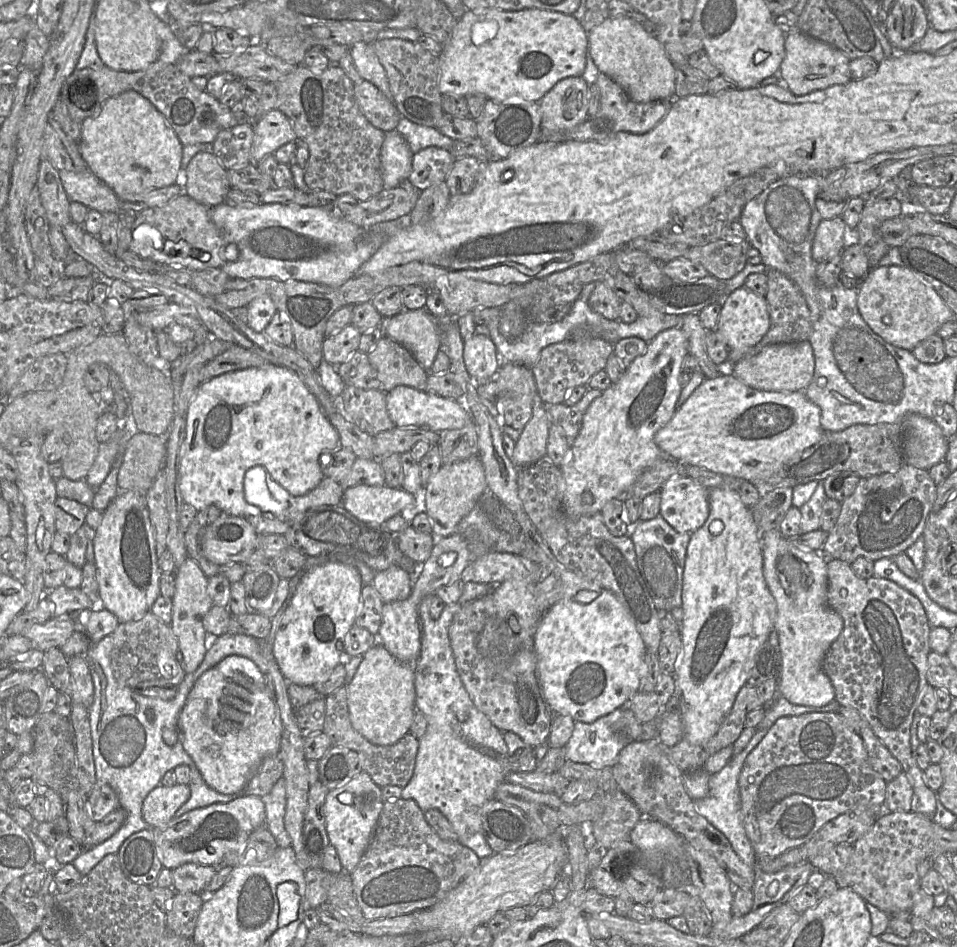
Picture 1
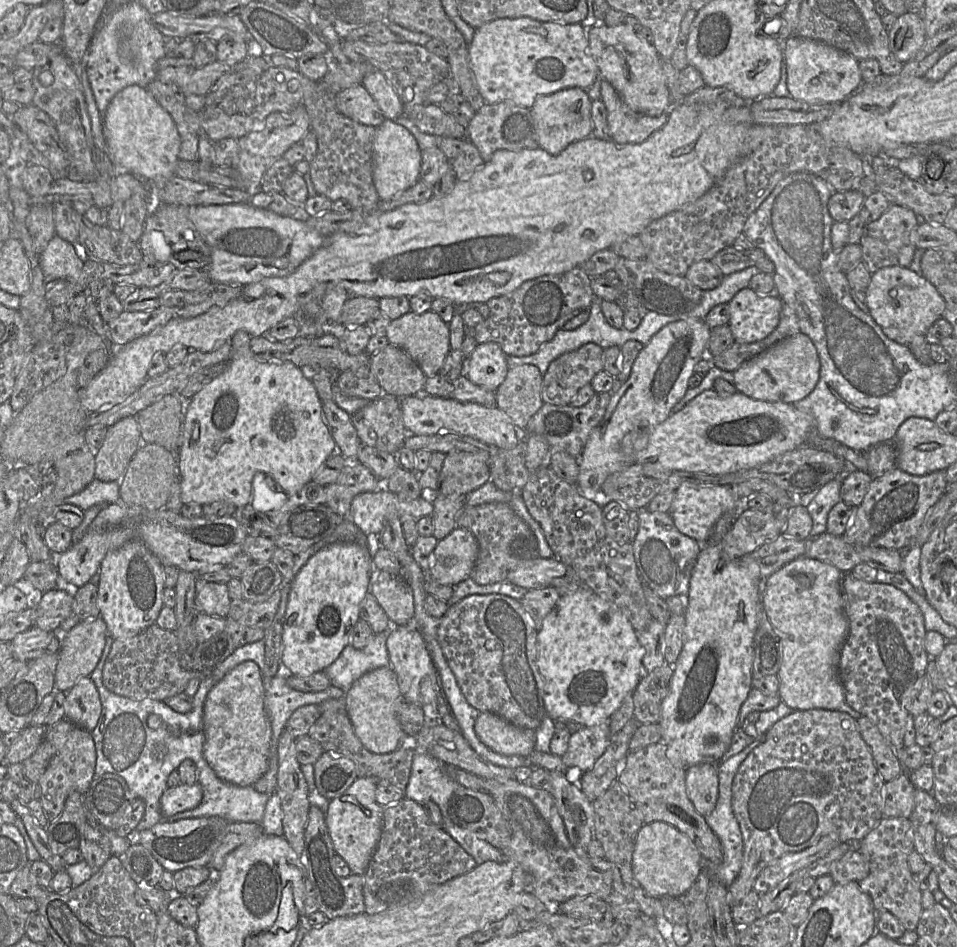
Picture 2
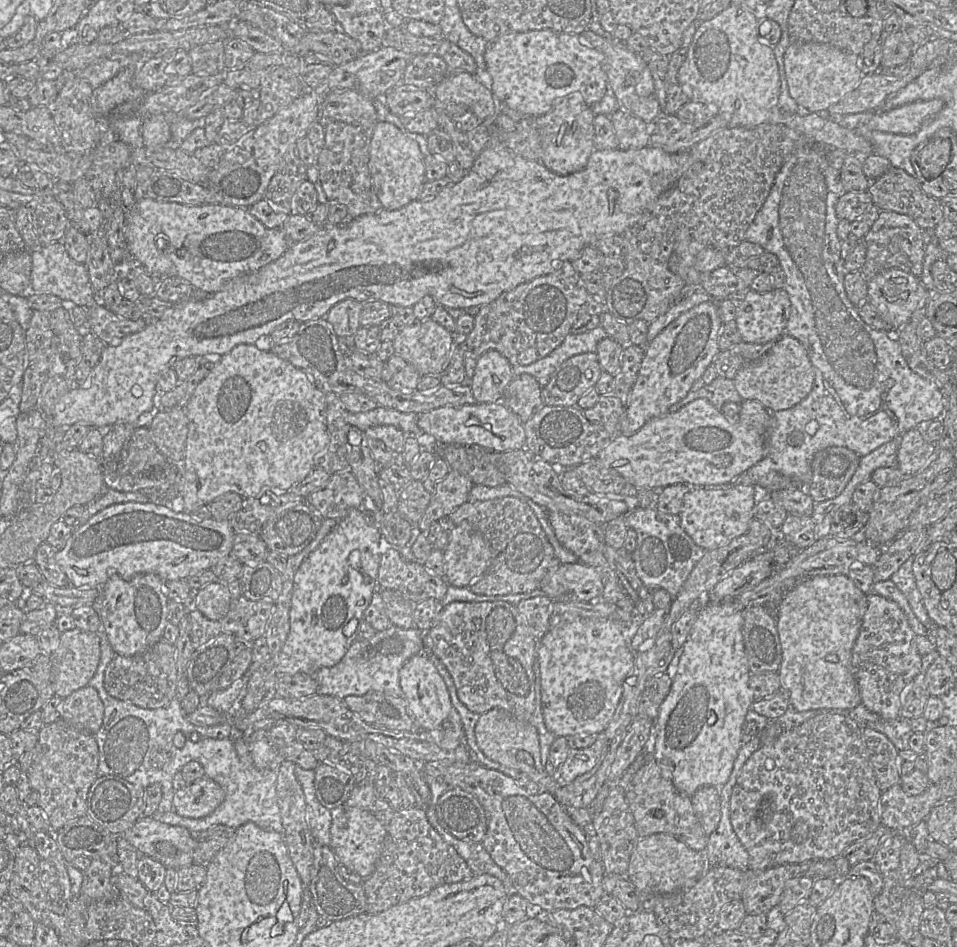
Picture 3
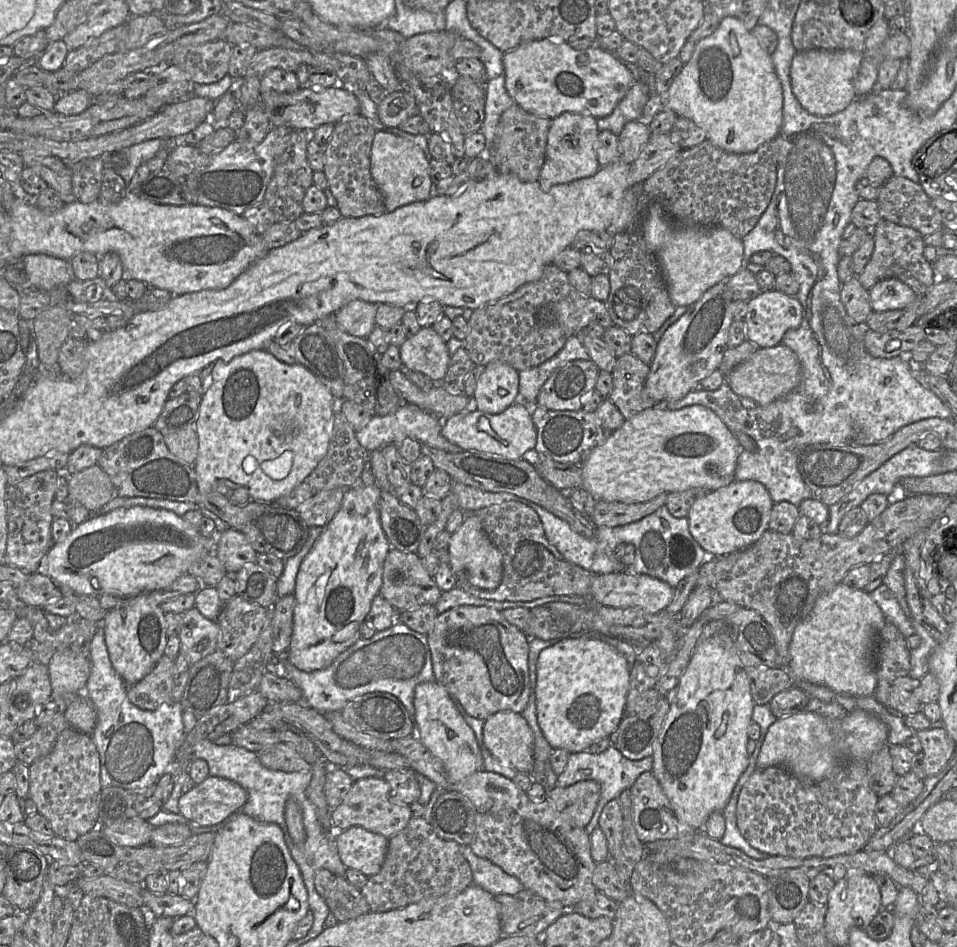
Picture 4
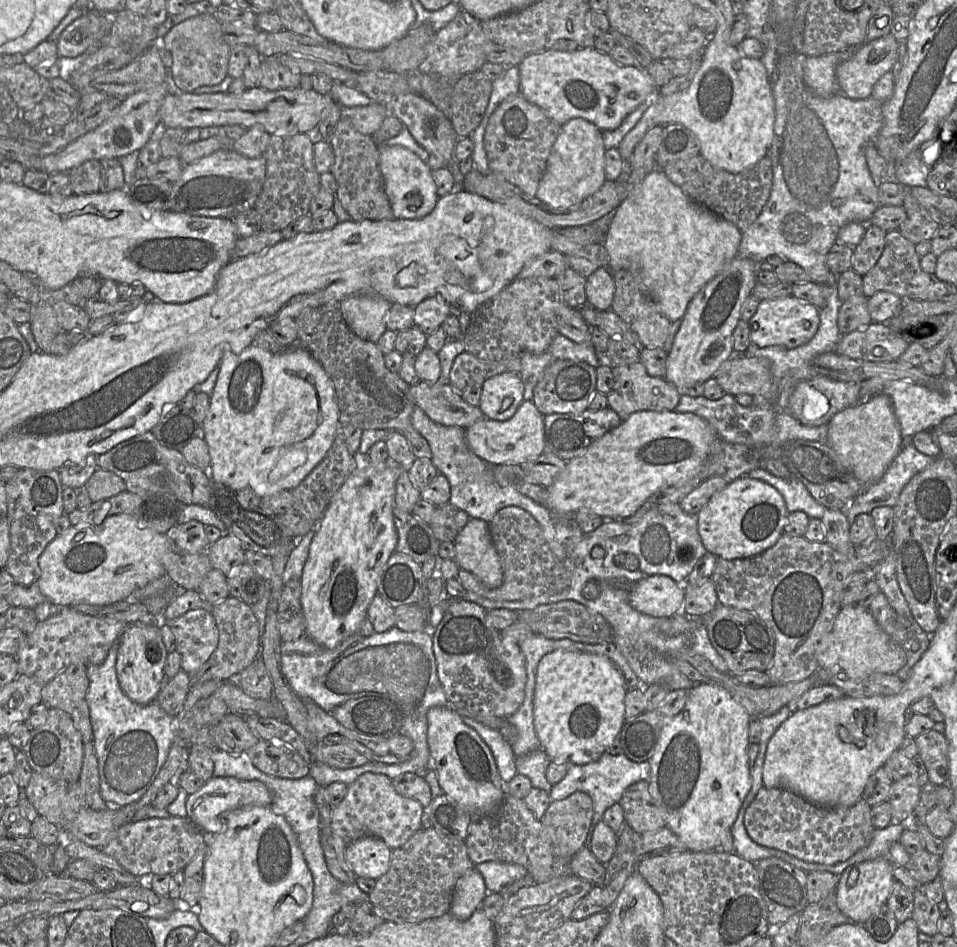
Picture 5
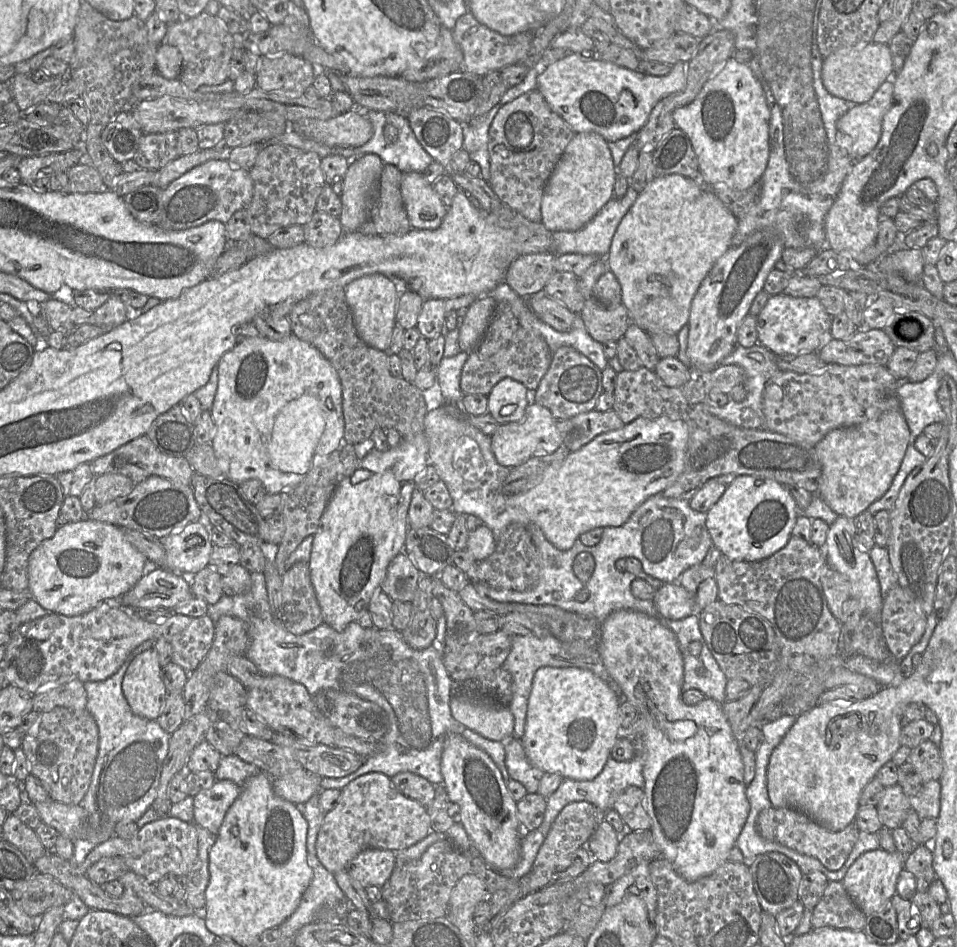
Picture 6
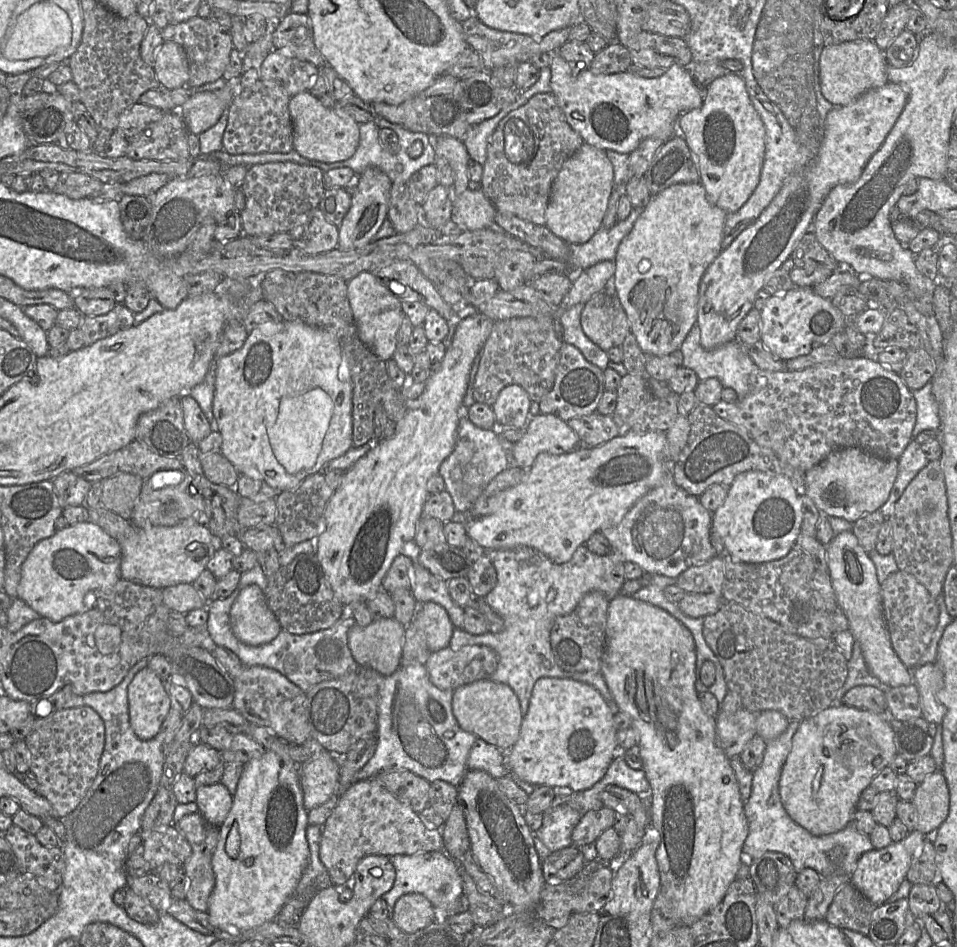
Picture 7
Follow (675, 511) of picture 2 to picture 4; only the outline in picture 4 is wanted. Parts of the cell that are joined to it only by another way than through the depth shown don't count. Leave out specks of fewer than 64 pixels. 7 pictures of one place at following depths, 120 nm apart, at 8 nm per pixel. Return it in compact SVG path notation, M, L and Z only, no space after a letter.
M753 480L733 481L697 499L688 513L689 531L710 556L724 556L755 543L768 530L772 501L766 487Z

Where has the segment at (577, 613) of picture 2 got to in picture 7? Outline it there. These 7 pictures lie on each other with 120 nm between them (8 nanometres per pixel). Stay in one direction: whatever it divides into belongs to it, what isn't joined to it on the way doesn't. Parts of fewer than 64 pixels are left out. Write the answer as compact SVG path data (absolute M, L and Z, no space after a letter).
M542 677L534 684L519 737L505 753L505 766L510 773L533 786L568 787L573 791L583 791L597 783L616 754L620 754L616 735L614 714L594 687L569 678Z

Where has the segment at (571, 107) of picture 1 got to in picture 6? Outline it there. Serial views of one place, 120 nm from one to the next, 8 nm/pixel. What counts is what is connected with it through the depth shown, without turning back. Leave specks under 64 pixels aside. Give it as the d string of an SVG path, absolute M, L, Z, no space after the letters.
M575 133L548 178L541 200L541 222L551 232L576 231L611 199L615 167L607 141L598 133Z

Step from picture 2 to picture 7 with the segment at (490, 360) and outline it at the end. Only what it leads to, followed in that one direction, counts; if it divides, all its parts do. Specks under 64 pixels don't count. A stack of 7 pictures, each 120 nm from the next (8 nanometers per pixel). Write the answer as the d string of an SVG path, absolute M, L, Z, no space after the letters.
M512 384L504 387L492 406L496 425L524 428L530 418L531 402L521 386Z

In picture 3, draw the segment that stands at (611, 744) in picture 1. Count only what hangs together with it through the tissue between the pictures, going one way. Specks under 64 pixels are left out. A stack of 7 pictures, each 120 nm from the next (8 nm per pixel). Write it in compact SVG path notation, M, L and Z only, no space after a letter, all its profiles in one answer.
M605 734L597 735L595 742L587 748L570 748L566 761L556 770L557 779L571 783L589 772L596 765L605 748Z

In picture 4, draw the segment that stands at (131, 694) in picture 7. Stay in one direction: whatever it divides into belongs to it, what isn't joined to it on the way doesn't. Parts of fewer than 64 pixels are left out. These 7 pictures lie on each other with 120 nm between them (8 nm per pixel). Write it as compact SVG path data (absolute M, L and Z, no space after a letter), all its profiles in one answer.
M145 594L109 610L103 620L103 629L112 666L127 685L141 681L165 654L168 638L165 613Z

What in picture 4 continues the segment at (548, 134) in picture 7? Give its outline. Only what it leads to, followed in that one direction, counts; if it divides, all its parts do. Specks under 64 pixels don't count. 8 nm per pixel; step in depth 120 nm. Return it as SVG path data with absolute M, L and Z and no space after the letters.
M514 104L500 117L492 148L492 160L496 169L511 173L522 182L537 182L545 161L550 118L540 117Z

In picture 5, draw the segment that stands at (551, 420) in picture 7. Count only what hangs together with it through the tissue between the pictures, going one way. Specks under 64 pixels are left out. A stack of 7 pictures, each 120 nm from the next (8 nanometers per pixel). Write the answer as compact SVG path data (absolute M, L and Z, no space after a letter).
M524 400L509 420L496 421L485 417L465 429L466 442L471 451L488 464L524 465L544 452L543 417L533 401Z

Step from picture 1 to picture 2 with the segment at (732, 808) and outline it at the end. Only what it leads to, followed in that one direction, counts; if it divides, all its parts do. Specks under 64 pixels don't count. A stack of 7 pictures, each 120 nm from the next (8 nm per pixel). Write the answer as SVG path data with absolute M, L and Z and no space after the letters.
M763 737L761 739L756 738L754 740L753 747L752 744L750 744L737 755L731 757L730 759L724 762L718 763L717 765L717 775L718 775L718 784L719 784L718 800L714 810L708 816L704 817L705 821L707 822L711 830L719 838L723 849L723 860L719 865L709 865L709 863L706 863L707 873L709 874L710 881L717 880L727 888L731 886L731 884L735 881L735 879L740 873L743 864L743 851L744 851L742 833L732 809L732 784L740 765L755 748L760 746L762 742L763 742Z

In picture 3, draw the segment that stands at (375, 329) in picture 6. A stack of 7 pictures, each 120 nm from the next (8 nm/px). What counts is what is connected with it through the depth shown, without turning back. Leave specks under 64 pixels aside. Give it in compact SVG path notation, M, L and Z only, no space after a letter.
M347 298L335 304L325 318L338 337L353 337L361 327L359 323L361 310L361 302Z

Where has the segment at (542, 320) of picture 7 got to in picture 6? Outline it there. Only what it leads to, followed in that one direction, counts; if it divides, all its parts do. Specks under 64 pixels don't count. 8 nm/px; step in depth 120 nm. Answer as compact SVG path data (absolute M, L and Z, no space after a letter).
M519 327L509 344L492 356L483 356L472 351L461 371L460 388L464 395L483 394L488 396L492 388L503 378L512 378L535 392L541 379L549 369L553 353L544 339L533 332Z

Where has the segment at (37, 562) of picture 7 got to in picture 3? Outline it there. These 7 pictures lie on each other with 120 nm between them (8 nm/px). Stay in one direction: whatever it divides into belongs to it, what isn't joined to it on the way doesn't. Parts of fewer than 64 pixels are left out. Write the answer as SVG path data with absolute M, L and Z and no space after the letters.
M128 502L112 505L74 529L55 558L70 586L78 589L104 585L111 571L124 580L142 574L155 574L163 581L180 580L211 569L229 556L234 536L227 520L197 521L188 512L176 513L162 504Z

